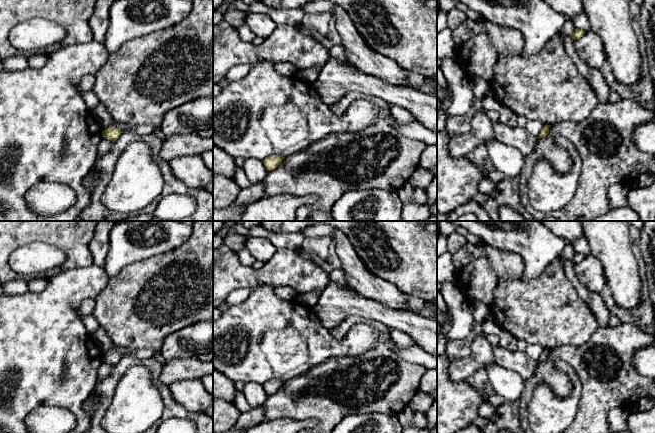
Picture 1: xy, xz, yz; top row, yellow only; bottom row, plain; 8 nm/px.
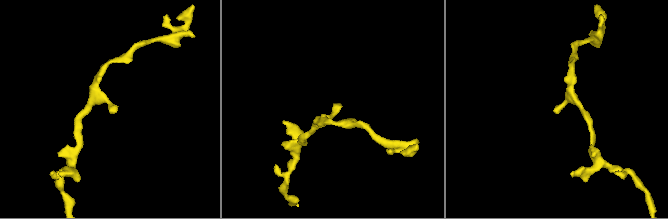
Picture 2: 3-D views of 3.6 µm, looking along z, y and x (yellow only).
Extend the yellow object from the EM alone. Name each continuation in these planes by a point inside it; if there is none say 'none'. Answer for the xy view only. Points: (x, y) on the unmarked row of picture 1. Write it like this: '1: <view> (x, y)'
none

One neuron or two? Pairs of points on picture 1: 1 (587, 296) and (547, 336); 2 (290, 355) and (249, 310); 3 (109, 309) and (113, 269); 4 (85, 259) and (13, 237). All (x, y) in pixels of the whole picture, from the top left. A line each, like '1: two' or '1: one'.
1: two
2: one
3: two
4: one

